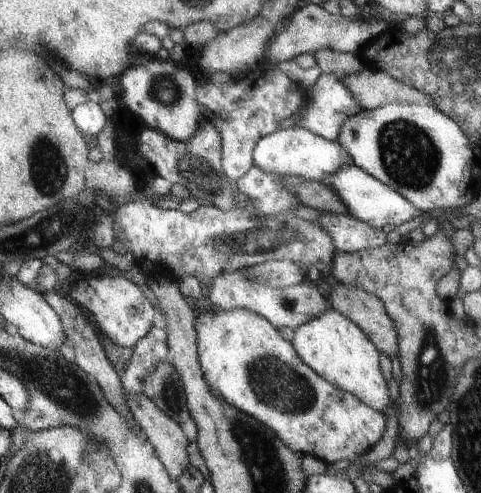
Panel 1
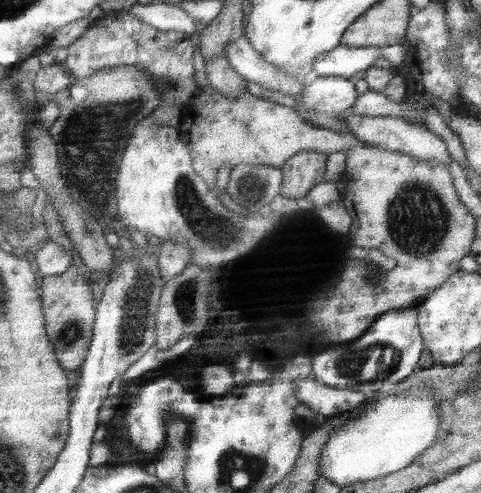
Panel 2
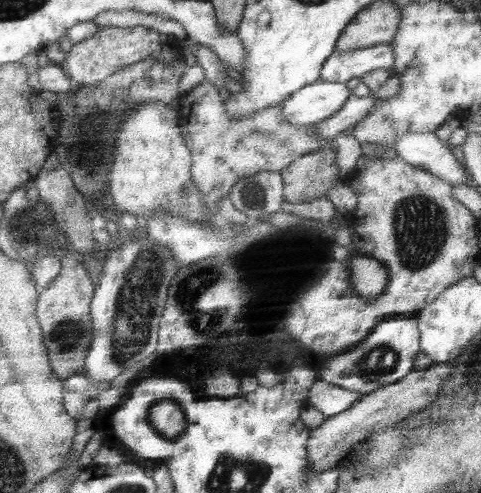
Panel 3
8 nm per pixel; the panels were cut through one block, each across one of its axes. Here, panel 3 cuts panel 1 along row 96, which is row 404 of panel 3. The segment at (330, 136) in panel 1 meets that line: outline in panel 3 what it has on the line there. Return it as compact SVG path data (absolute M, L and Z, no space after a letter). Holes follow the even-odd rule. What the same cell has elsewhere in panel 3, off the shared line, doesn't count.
M317 380L309 392L309 406L323 412L327 418L333 418L349 408L353 408L365 394L339 388L329 382Z

